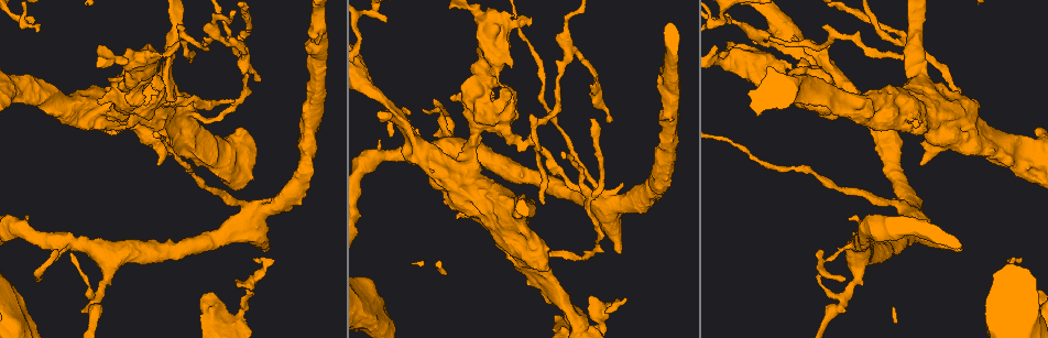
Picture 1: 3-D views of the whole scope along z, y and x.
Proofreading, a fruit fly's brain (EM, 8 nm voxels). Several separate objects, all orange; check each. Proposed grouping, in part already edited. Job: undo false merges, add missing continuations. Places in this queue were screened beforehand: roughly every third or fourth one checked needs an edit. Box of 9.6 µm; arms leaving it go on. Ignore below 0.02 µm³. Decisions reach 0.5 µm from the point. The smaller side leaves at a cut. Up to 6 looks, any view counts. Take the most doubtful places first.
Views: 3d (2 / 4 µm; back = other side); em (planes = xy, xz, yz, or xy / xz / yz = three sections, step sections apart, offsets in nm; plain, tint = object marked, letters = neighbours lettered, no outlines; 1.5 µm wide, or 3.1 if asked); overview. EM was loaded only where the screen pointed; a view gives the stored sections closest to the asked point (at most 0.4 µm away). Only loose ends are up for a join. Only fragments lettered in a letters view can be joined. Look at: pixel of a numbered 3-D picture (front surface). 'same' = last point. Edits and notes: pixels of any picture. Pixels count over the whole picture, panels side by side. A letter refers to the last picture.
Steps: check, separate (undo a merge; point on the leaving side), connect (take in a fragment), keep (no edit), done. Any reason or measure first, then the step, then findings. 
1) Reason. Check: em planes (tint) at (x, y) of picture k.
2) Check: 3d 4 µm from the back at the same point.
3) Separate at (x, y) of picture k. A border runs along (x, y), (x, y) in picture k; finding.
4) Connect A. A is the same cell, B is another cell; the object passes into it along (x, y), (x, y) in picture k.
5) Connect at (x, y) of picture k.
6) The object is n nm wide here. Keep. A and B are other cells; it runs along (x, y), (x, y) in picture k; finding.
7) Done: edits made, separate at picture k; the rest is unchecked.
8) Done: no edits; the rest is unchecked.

An open end. Check: 3d 4 µm at (140, 141) of picture 1.

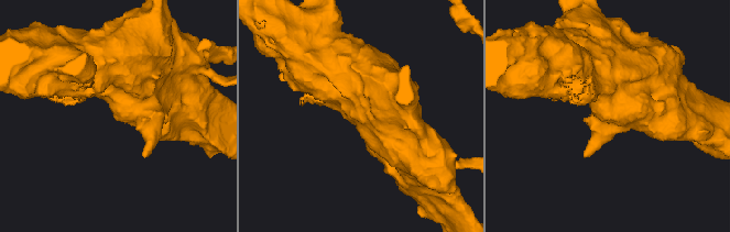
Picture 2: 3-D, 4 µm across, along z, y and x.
The arms are 400, 800 nm wide. Check: em planes (tint) at (116, 120) of picture 2.

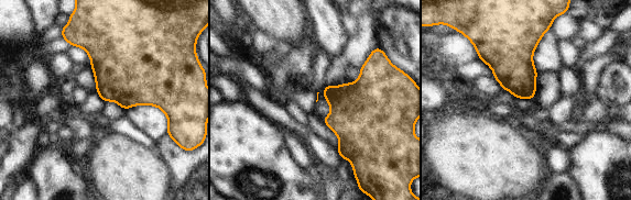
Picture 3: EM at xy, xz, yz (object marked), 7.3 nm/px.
Check: em planes (letters) at the same point.

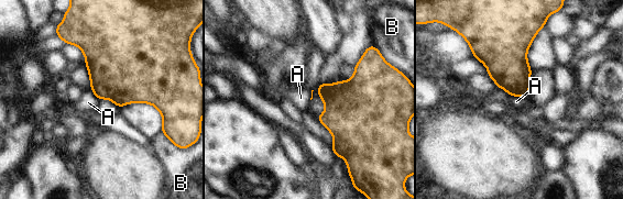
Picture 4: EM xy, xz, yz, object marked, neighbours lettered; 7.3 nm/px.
Keep. A and B are other cells; a border runs along (510, 95), (528, 97) in picture 4; none of them fits.

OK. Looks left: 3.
Free end. Check: 3d 4 µm at (423, 109) of picture 1.

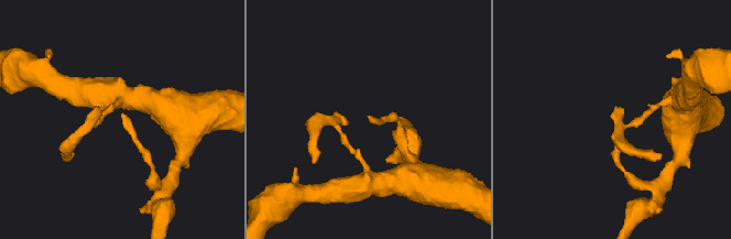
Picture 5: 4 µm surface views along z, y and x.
Shape alone is not enough. Check: em xz step 8 (letters) at (121, 114) of picture 5.

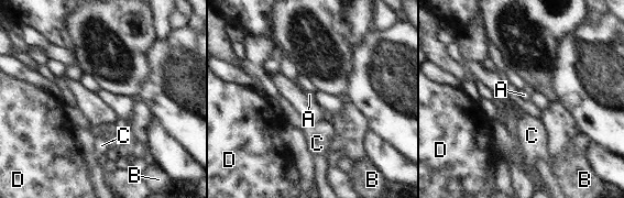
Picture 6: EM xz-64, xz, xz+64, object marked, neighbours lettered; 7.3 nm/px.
Cut it another way. Check: em planes (letters) at the same point.

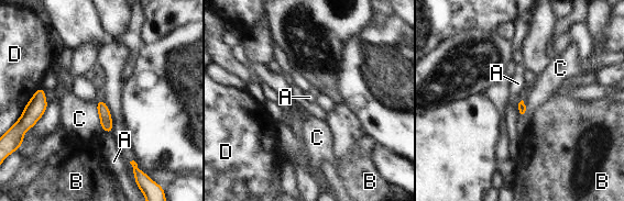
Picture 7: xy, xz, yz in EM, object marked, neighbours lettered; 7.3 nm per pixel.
Keep. A, B, C and D are other cells; a border runs along (97, 101), (97, 113), (102, 129) in picture 7; no lettered fragment goes on from it.

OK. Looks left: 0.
Done: no edits; the rest is unchecked.

